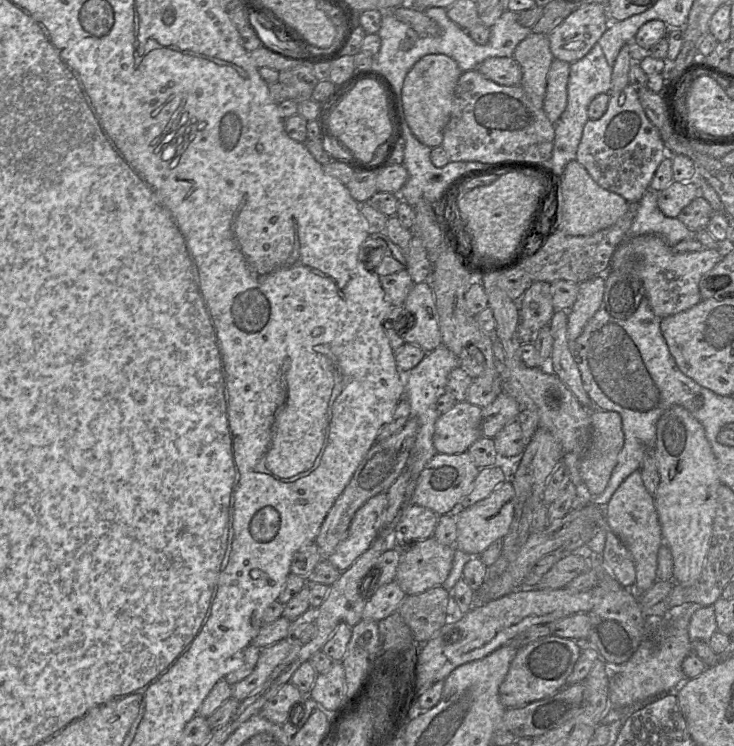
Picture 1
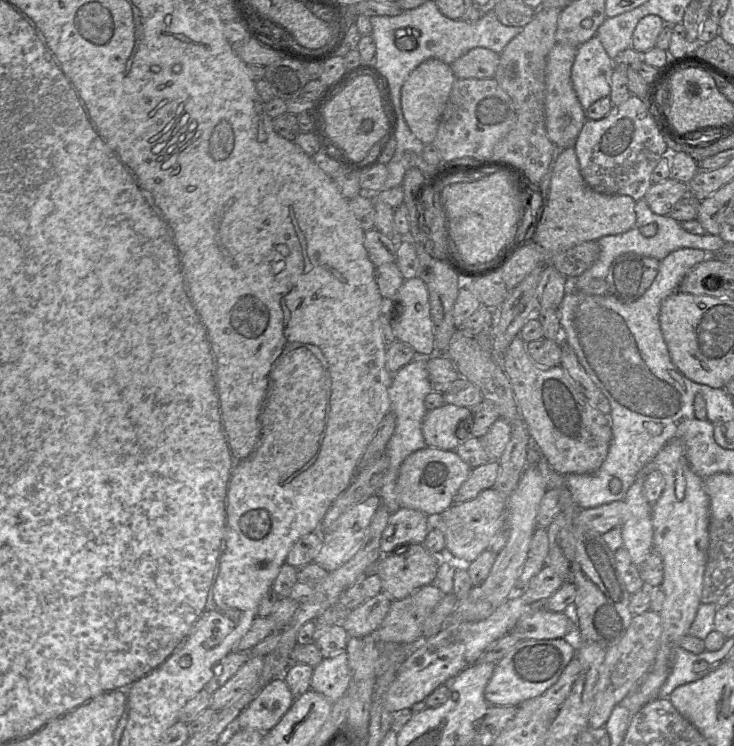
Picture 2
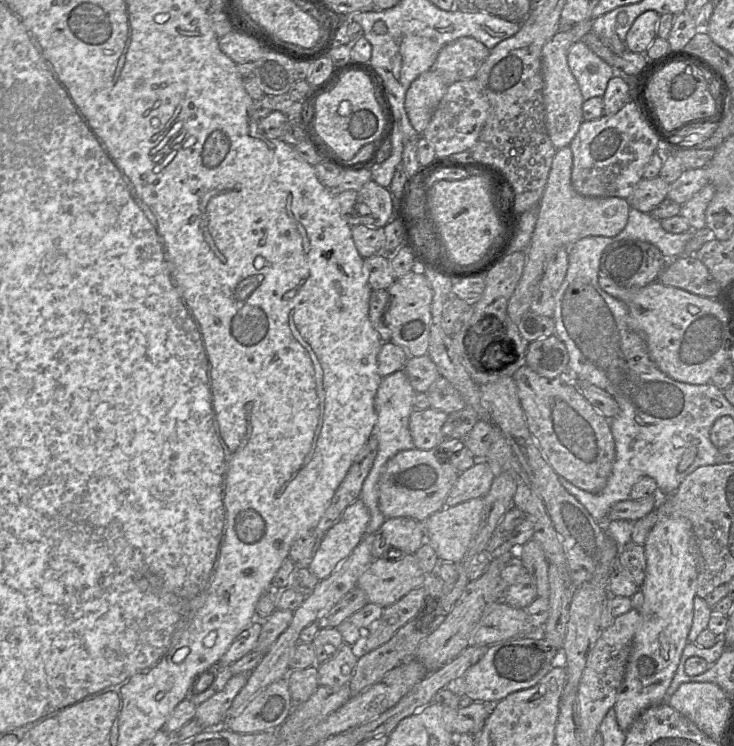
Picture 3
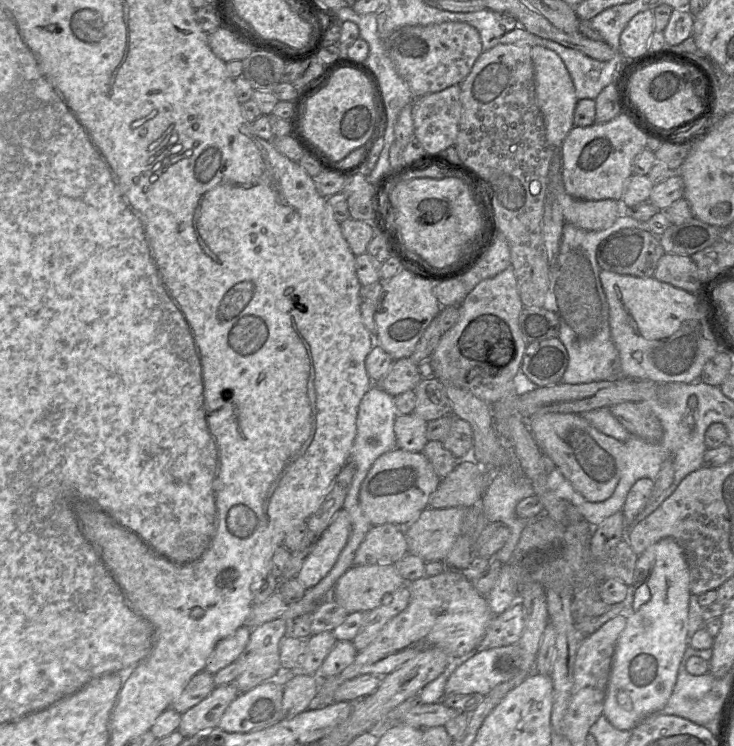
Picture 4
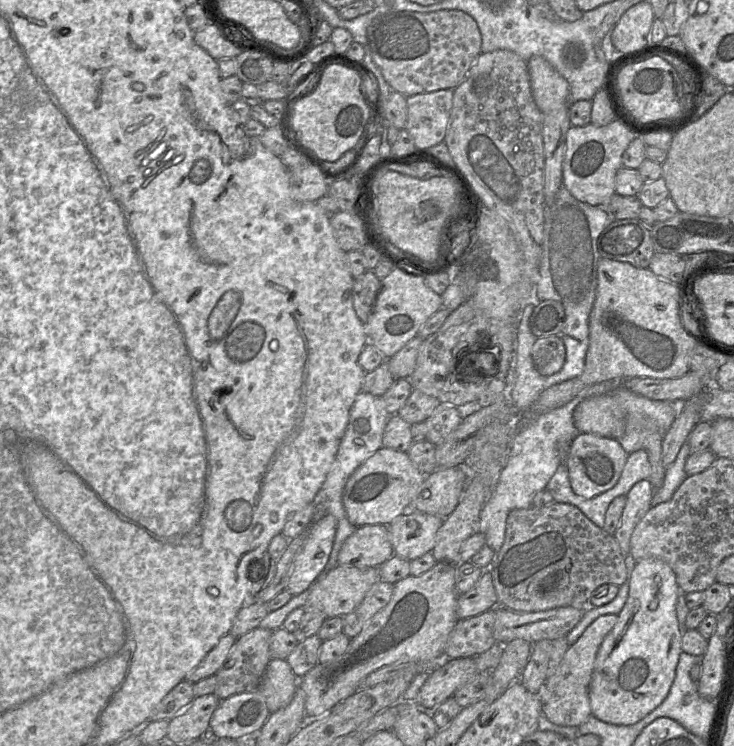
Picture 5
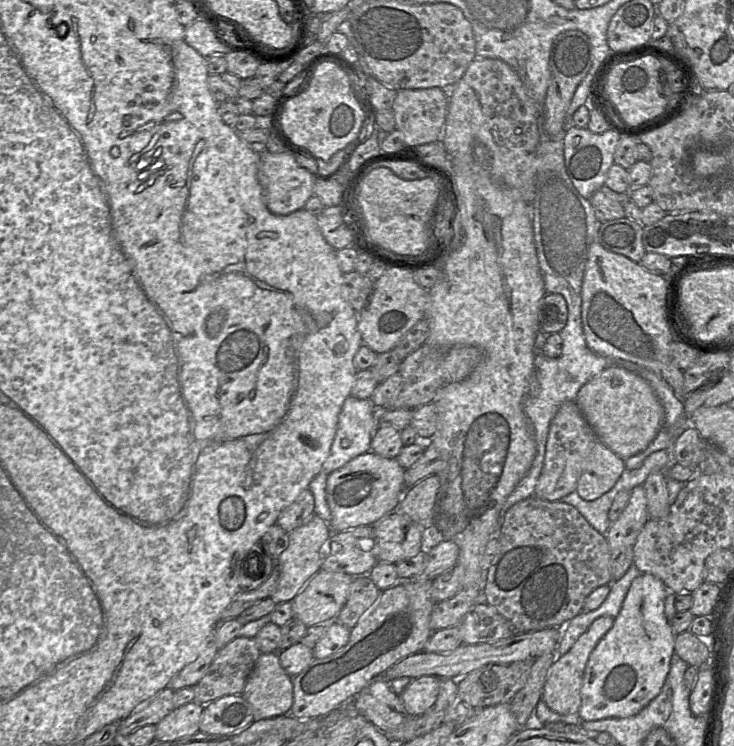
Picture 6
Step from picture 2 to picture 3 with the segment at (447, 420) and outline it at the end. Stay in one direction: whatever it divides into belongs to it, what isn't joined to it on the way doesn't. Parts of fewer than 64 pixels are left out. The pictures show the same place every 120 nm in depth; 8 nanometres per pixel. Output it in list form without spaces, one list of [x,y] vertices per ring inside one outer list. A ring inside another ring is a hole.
[[[430,407],[425,410],[414,410],[409,419],[409,430],[415,448],[436,451],[445,439],[442,427],[447,418],[448,414],[445,412]]]

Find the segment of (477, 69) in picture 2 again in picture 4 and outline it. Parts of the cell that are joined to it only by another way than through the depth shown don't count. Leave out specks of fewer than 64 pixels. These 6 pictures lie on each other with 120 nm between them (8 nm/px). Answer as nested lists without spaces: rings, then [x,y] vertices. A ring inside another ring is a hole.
[[[460,21],[404,26],[394,31],[388,39],[388,54],[398,74],[410,87],[413,100],[460,84],[482,52],[478,30]]]

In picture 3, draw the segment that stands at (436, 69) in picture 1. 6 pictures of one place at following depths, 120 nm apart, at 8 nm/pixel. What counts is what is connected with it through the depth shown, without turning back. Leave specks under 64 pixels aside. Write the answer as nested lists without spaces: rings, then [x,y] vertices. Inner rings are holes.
[[[433,69],[421,74],[410,85],[405,108],[413,128],[422,135],[448,85]]]

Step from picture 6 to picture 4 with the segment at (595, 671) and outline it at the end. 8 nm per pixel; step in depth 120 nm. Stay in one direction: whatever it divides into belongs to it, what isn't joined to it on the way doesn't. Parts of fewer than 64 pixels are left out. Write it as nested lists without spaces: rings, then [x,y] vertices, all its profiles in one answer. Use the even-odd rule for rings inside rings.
[[[663,538],[658,542],[652,544],[648,548],[645,549],[638,556],[635,571],[634,571],[634,578],[633,578],[633,596],[631,598],[631,602],[628,606],[624,606],[623,611],[621,614],[626,618],[626,627],[620,634],[615,653],[612,661],[610,677],[608,681],[608,689],[606,698],[604,701],[604,709],[603,715],[609,720],[609,722],[619,730],[633,730],[640,722],[644,719],[652,716],[654,713],[658,712],[662,709],[666,703],[668,702],[674,685],[676,683],[678,669],[684,655],[684,652],[688,646],[687,643],[687,633],[688,633],[688,612],[689,612],[689,600],[691,596],[690,591],[690,573],[689,568],[684,556],[684,551],[682,547],[672,538]]]

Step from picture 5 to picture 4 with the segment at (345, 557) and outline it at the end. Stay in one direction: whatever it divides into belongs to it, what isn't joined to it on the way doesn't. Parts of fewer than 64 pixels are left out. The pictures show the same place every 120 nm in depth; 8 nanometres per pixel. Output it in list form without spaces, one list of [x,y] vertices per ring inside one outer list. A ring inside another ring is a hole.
[[[395,524],[372,526],[356,551],[353,564],[390,565],[408,553],[403,528]]]

